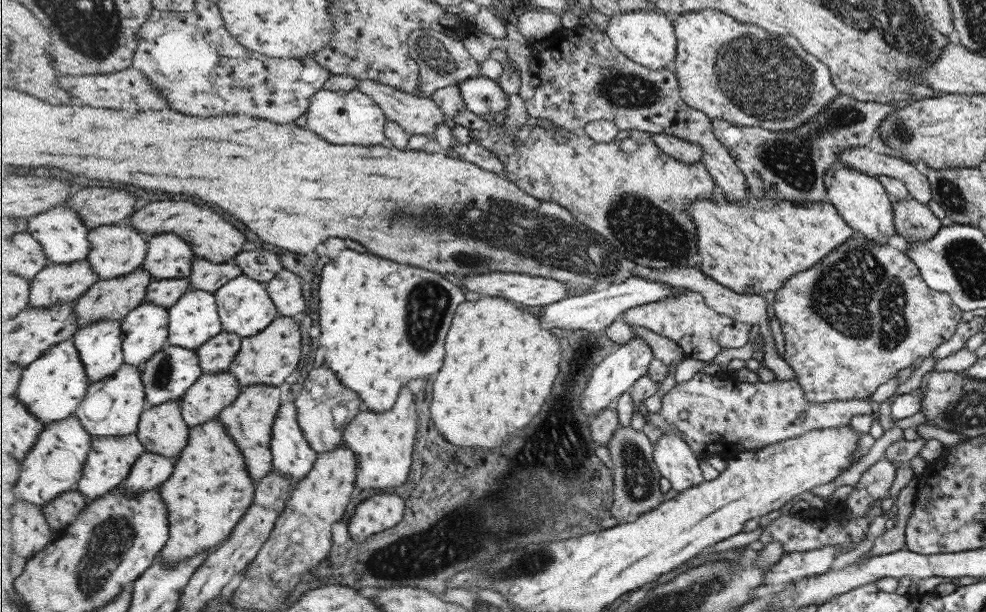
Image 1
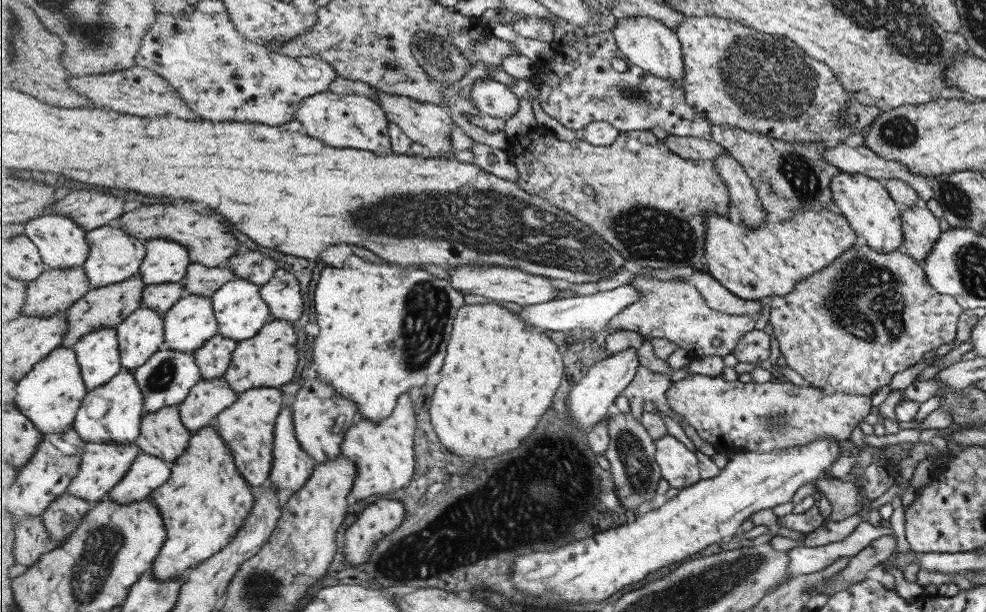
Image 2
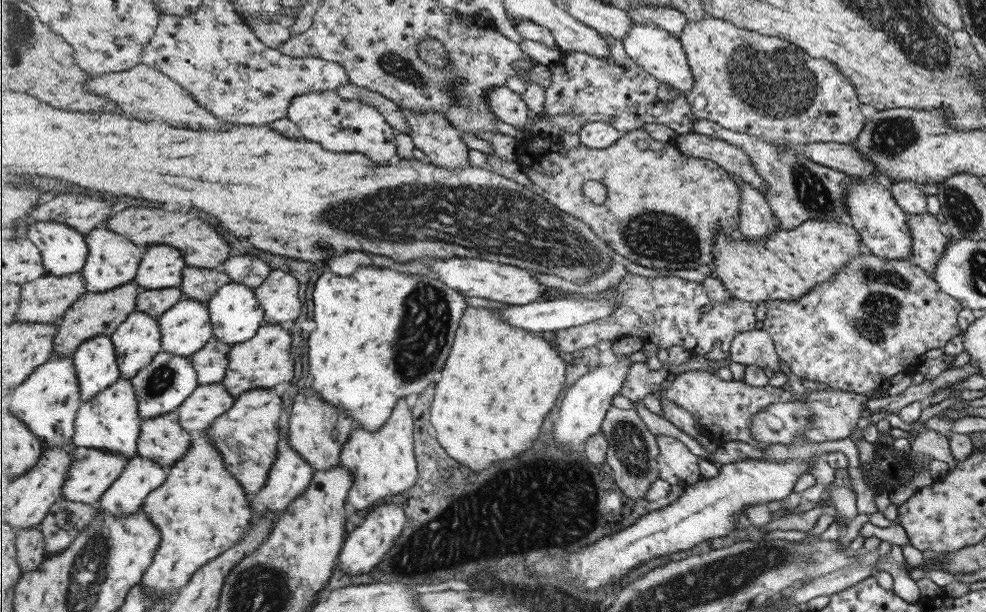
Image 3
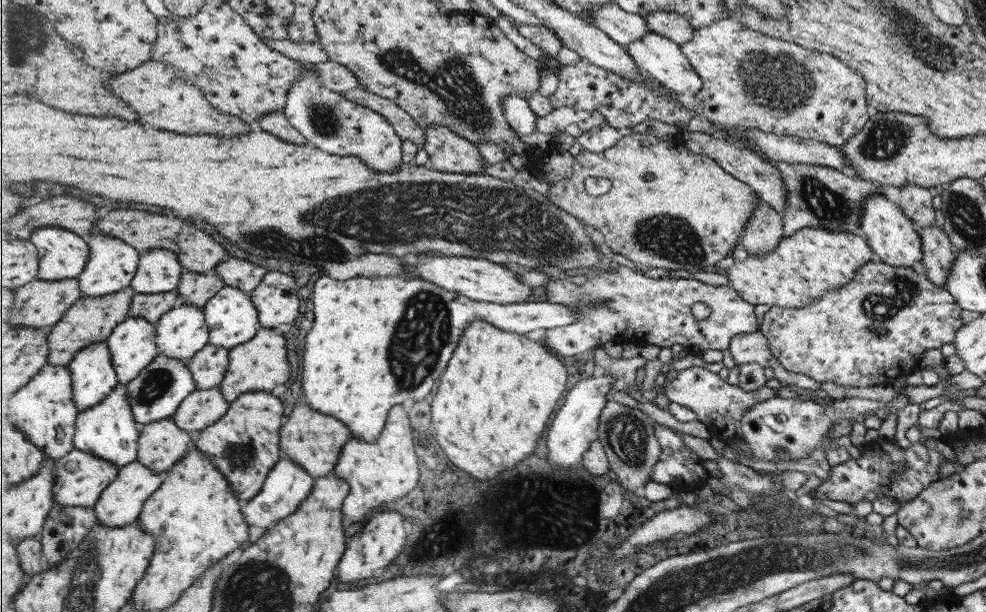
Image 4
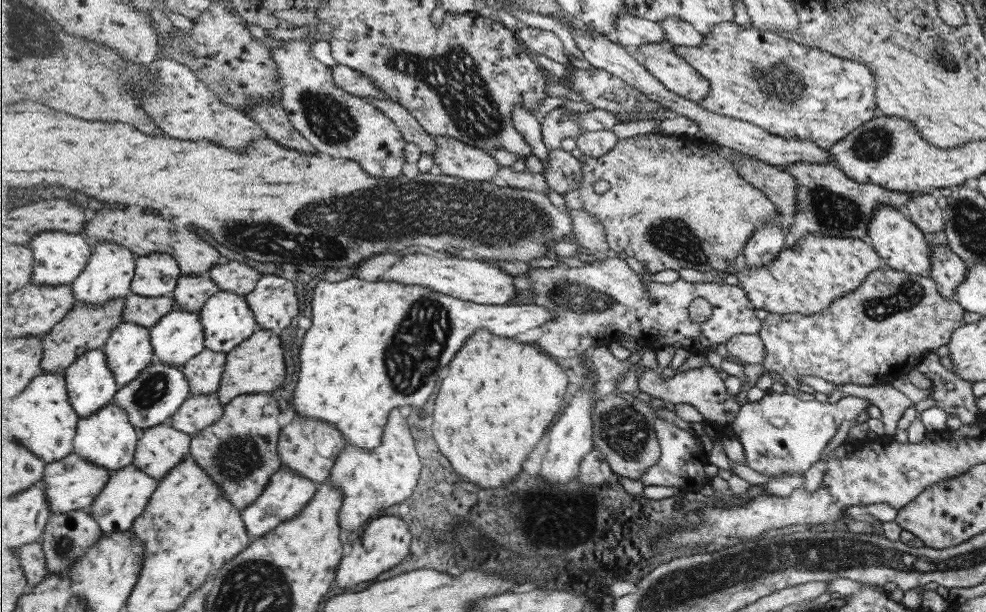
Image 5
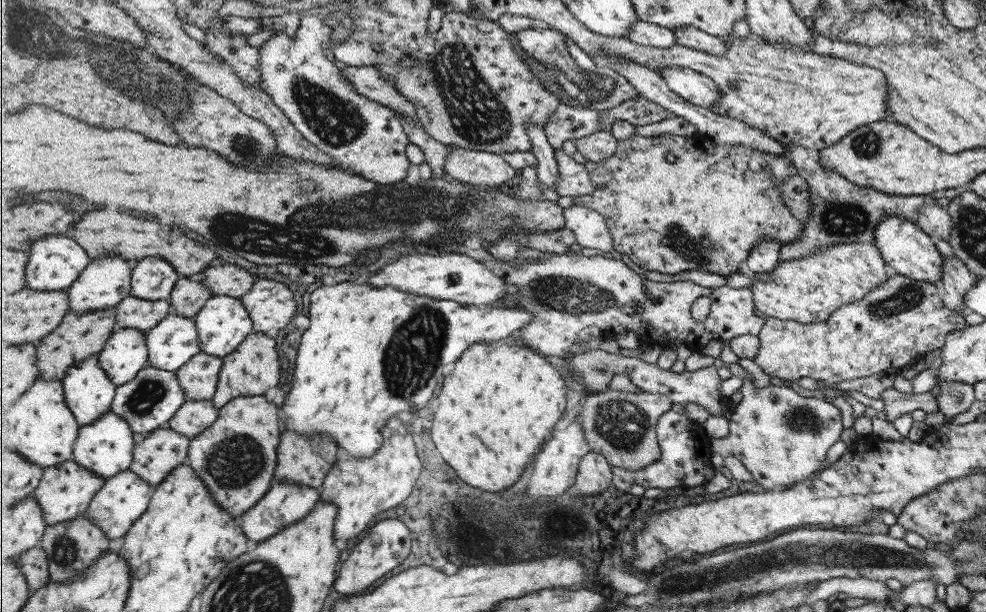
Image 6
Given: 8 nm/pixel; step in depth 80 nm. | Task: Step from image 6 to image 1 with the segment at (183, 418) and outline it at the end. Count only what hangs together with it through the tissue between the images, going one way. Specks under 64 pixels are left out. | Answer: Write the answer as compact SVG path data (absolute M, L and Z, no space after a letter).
M230 370L202 374L181 399L182 414L191 428L217 419L227 406L238 401L242 386Z

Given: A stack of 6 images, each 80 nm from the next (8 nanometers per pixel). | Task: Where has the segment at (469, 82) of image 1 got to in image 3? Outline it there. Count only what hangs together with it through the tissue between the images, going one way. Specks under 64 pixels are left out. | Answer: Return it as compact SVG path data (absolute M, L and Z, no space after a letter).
M507 85L493 87L486 94L486 102L496 118L513 126L525 126L529 114L527 102Z

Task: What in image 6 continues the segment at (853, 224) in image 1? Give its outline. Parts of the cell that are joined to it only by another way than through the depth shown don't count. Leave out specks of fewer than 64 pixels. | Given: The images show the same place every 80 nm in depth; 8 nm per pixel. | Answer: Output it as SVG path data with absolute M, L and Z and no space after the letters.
M887 215L875 225L873 231L872 244L879 251L884 264L891 266L898 275L937 285L942 255L935 249L931 237L925 234L915 222L912 223L900 216Z

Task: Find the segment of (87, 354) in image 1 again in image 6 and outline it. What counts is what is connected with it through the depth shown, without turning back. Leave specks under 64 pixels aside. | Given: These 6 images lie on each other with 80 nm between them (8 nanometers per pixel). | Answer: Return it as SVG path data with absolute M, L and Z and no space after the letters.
M99 355L90 356L80 362L79 365L71 367L62 384L66 392L67 406L71 408L71 412L78 419L81 426L95 424L101 418L106 417L112 411L117 389L119 388L111 381L110 374L103 370Z

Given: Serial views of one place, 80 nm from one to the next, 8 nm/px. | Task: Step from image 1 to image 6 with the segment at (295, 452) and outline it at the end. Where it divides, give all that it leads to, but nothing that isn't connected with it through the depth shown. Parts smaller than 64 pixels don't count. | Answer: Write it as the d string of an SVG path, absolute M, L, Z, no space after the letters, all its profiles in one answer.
M274 481L270 492L249 512L241 516L241 526L251 540L252 545L267 541L283 529L305 520L322 498L322 490L309 485L300 485L293 481Z

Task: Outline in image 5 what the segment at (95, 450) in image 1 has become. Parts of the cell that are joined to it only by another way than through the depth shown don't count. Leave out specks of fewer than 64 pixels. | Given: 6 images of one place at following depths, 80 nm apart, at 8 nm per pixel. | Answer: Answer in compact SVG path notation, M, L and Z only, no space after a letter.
M75 453L63 460L49 463L46 466L44 479L52 514L65 514L79 509L89 511L98 496L102 494L102 490L106 488L112 473L112 470L104 469L103 466L89 462L85 458L79 458L79 454Z

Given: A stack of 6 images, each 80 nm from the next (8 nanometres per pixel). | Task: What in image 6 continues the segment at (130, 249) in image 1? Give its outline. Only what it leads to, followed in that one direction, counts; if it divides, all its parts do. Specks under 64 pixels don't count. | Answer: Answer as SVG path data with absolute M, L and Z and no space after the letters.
M121 255L97 257L82 272L82 276L67 290L70 296L70 310L76 313L90 313L117 307L118 304L131 296L132 272L135 264Z

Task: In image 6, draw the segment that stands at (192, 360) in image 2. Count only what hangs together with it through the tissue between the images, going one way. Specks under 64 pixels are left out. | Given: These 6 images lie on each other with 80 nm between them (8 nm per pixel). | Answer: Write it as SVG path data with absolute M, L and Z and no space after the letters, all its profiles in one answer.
M147 366L138 374L135 381L129 382L117 389L117 394L112 406L112 412L121 416L131 425L138 438L145 437L154 430L168 427L171 420L187 402L178 374L175 371L161 370Z

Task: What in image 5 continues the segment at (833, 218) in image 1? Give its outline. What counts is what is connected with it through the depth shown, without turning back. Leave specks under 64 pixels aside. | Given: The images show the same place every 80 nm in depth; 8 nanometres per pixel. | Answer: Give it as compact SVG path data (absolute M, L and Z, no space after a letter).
M813 233L801 237L794 247L784 246L767 266L748 266L734 271L734 273L740 278L739 285L743 287L743 290L746 290L755 308L761 308L768 313L810 315L823 310L842 294L850 293L851 290L856 289L868 272L879 269L881 266L879 256L867 240L835 238Z

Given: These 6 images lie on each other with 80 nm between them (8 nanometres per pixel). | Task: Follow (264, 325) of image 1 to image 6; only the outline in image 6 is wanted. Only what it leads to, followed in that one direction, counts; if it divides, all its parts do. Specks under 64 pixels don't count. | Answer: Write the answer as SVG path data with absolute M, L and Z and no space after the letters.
M214 294L195 319L200 332L202 350L216 357L226 357L228 354L234 353L242 342L255 331L250 311L247 310L241 298L238 299L234 296Z

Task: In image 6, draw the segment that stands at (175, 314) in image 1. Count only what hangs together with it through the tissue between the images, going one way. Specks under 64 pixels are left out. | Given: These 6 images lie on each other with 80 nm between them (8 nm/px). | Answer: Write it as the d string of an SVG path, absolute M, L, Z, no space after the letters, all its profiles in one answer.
M167 315L146 333L149 366L177 372L202 351L199 333L195 318Z

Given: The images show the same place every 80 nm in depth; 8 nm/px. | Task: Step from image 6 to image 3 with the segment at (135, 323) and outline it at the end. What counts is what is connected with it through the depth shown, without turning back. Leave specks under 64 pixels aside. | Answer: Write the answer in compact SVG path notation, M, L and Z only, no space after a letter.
M180 287L141 290L137 299L136 310L160 318L162 314L173 309L183 298L185 298L184 292Z

